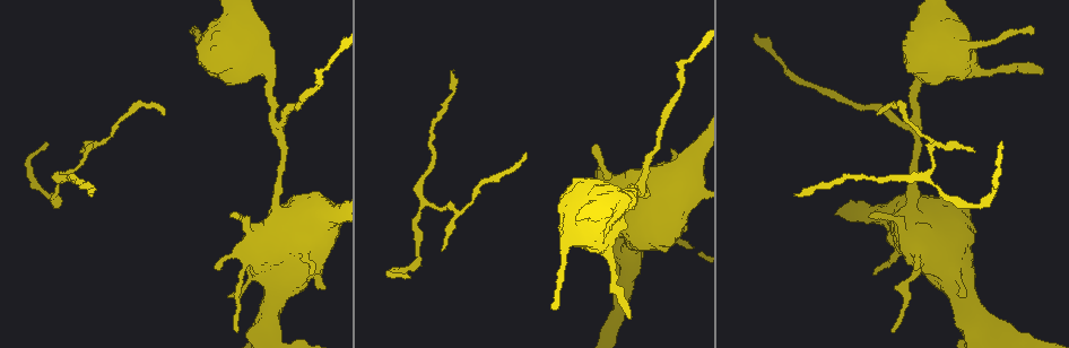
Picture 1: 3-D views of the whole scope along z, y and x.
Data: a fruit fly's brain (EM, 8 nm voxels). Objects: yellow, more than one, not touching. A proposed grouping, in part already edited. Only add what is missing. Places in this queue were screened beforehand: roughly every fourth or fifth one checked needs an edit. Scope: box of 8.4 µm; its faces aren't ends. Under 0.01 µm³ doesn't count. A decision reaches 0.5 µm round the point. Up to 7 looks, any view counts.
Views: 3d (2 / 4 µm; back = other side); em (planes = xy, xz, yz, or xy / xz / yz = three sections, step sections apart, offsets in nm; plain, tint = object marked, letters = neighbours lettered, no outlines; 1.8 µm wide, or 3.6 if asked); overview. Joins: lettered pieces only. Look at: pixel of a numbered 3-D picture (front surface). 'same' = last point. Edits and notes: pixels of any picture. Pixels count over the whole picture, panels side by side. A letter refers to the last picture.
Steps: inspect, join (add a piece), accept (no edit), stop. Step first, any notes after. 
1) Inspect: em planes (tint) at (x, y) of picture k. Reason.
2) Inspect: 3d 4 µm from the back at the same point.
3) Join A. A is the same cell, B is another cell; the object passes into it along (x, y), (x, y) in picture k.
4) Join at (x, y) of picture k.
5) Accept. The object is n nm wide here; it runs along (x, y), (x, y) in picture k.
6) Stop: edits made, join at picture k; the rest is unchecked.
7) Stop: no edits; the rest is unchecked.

Inspect: em yz step 16 (tint) at (962, 297) of picture 1.

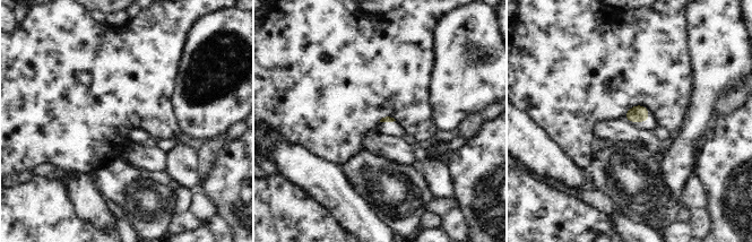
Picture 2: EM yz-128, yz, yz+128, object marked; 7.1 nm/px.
Inspect: em planes (letters) at the same point.

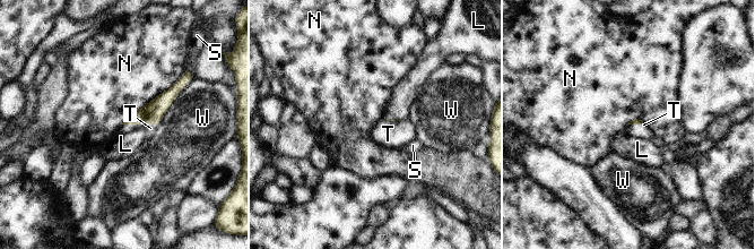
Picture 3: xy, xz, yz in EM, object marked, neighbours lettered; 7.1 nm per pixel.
Join T. T is the same cell, L, N, S and W are other cells; the object passes into it along (152, 113), (140, 123), (121, 129) in picture 3; the neuron continues.

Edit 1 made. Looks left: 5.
Inspect: em planes (letters) at (91, 194) of picture 1. Free end.

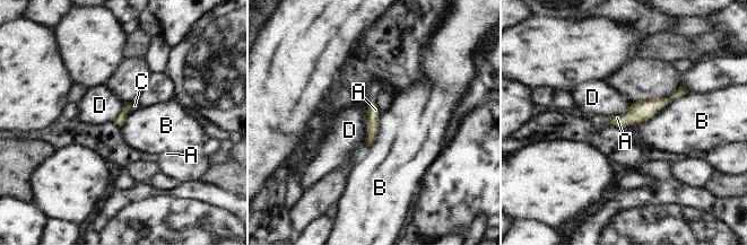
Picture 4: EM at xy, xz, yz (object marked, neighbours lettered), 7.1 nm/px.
Join A. A is the same cell, B, C and D are other cells; the object passes into it along (373, 117), (371, 99), (375, 87) in picture 4; the neuron continues.

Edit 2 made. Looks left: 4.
Inspect: overview. Redraw.

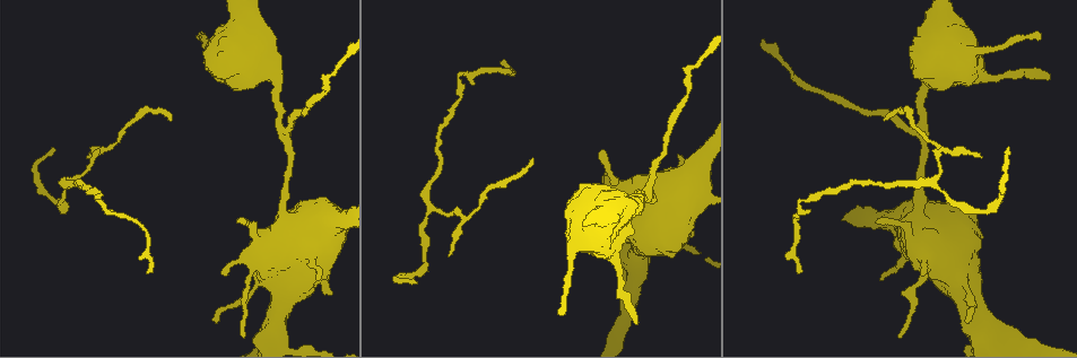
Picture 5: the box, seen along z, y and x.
Inspect: em planes (letters) at (603, 150) of picture 5. Thin end.

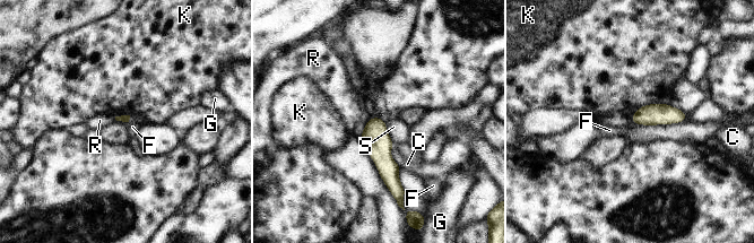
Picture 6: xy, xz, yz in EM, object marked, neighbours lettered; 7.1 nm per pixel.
Accept. C, F, G, K, R and S are other cells; none of them fits.

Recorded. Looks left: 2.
Stop: edits made, join at picture 3, join at picture 4; the rest is unchecked.

